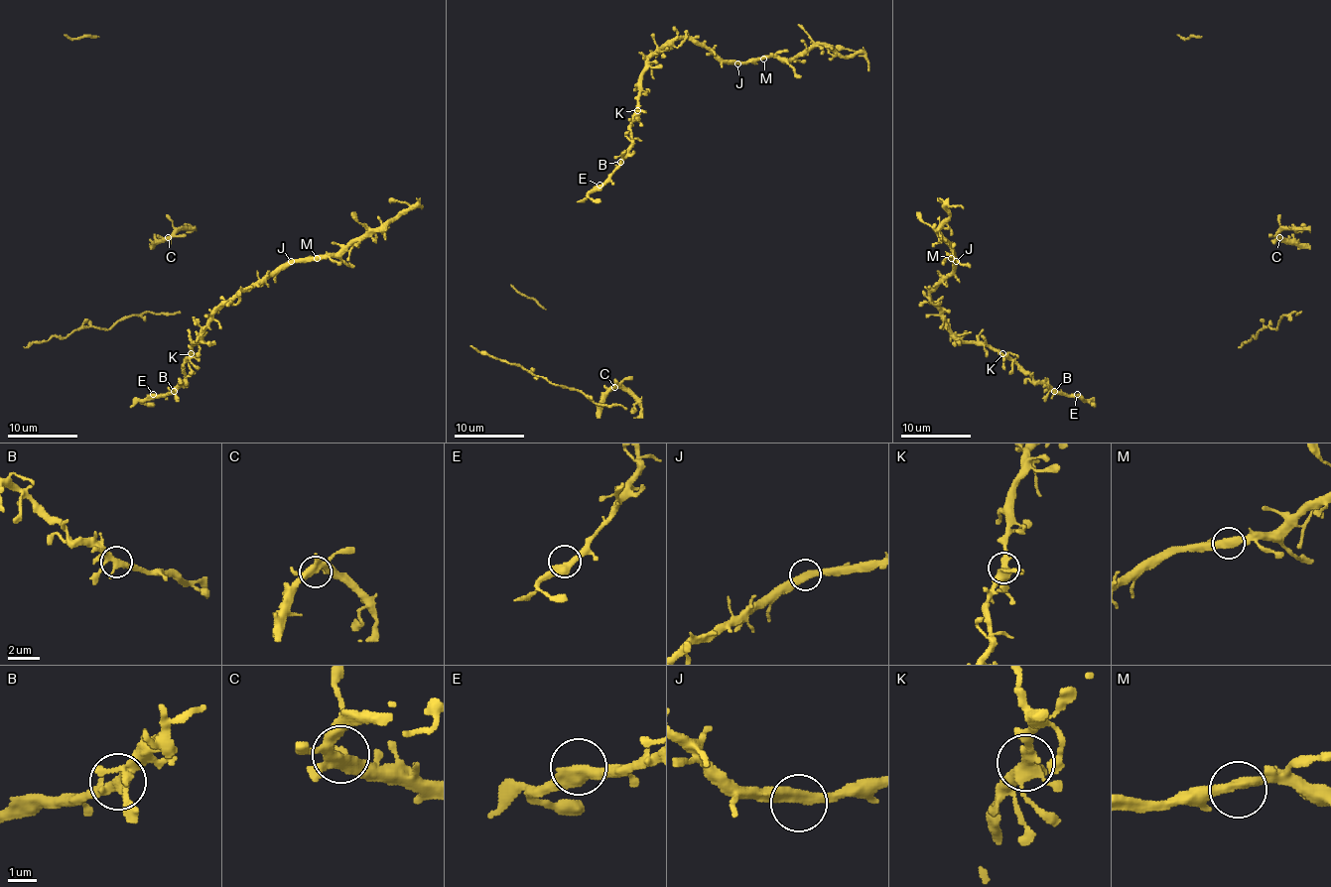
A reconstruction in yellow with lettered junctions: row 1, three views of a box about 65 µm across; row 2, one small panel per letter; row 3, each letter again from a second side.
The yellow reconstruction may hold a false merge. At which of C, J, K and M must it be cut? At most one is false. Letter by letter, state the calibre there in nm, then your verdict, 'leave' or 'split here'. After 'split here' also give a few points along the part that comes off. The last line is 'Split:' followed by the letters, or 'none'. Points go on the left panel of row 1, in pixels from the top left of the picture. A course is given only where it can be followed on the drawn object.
C: calibre 380 nm; leave
J: calibre 400 nm; leave
K: calibre 380 nm; leave
M: calibre 420 nm; leave
Split: none

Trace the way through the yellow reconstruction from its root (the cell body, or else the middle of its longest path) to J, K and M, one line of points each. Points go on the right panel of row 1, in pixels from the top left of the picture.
J: (1095, 398), (1065, 396), (1035, 380), (997, 350), (983, 343), (963, 343), (930, 298), (956, 261)
K: (1095, 398), (1080, 400), (1077, 396), (1065, 396), (1035, 380), (1001, 354)
M: (1095, 398), (1065, 396), (997, 350), (963, 343), (930, 298), (953, 270), (951, 258)

